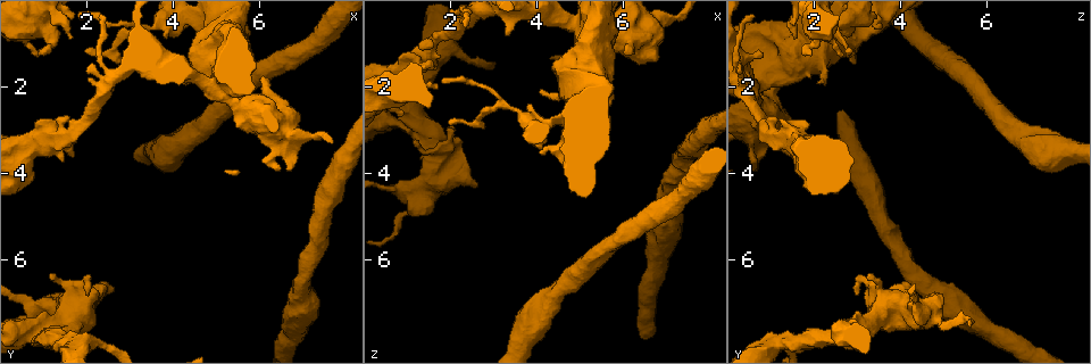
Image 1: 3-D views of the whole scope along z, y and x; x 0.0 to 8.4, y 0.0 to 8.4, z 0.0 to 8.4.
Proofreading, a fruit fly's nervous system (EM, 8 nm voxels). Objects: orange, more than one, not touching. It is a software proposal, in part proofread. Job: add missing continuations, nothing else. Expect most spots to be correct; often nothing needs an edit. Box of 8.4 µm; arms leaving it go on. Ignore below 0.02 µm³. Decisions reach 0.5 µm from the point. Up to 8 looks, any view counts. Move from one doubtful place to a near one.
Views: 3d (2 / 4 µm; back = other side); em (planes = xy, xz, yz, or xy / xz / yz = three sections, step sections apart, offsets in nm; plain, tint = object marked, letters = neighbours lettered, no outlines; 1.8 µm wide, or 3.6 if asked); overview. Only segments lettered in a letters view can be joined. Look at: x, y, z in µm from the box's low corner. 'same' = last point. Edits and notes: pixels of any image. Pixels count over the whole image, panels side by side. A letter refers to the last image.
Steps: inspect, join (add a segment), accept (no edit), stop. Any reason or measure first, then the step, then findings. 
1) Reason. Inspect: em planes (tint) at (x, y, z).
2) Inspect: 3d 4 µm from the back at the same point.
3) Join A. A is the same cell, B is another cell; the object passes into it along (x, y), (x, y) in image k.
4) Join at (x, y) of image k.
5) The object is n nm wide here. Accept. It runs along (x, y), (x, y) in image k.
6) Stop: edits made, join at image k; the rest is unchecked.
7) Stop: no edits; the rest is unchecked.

Inspect: 3d 2 µm at (1.50, 3.75, 1.60).

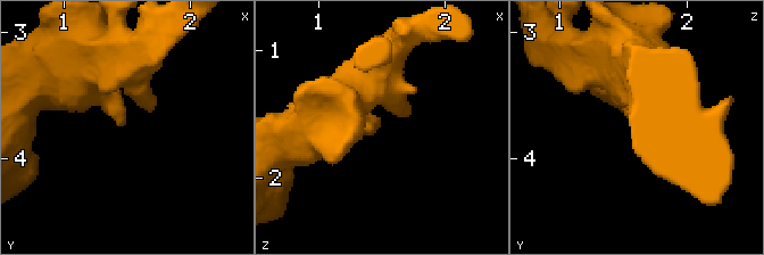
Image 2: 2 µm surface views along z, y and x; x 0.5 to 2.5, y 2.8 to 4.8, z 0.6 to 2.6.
Need the tissue. Inspect: em planes (plain) at (1.46, 3.72, 1.58).

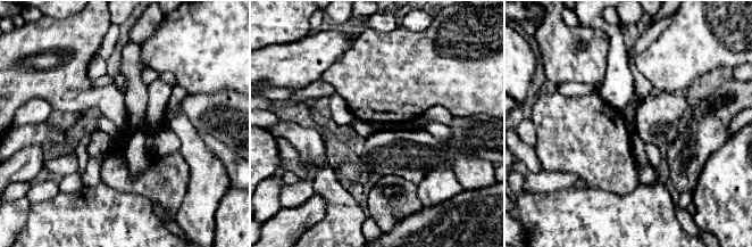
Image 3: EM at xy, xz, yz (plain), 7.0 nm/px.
What lies round it. Inspect: em planes (letters) at the same point.

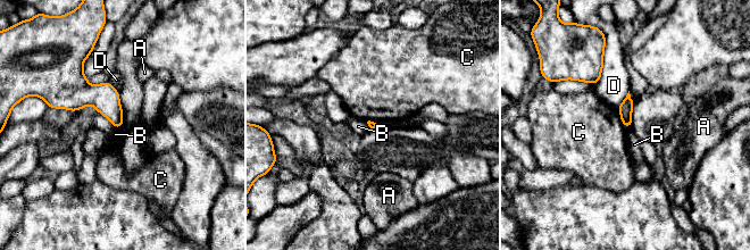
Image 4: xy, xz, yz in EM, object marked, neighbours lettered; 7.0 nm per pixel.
Accept. A, B, C and D are other cells; no lettered segment goes on from it.

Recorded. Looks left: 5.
An open end. Inspect: 3d 4 µm from the back at (4.00, 0.50, 3.55).

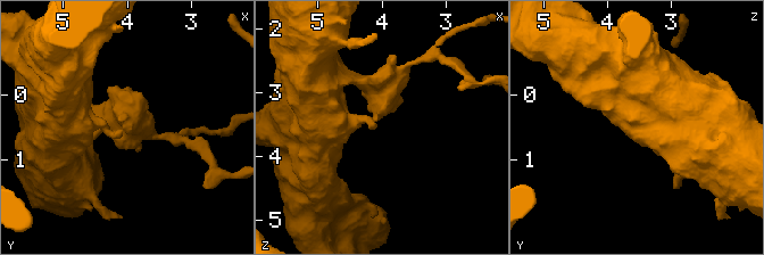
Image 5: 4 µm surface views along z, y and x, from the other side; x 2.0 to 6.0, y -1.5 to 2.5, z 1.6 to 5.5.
Now the EM. Inspect: em xy step 4 (letters) at (4.05, 0.50, 3.55).

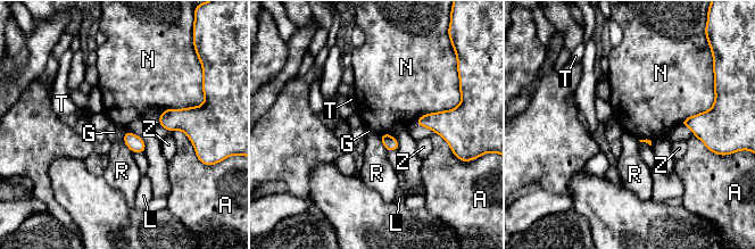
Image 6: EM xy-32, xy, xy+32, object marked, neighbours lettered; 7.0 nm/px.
Inspect: em planes (letters) at the same point.

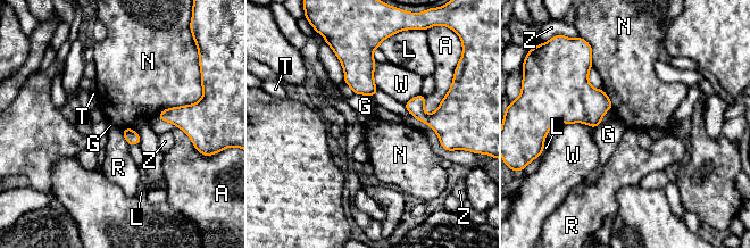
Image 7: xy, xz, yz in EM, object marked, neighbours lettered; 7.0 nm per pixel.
Accept. A, G, L, N, R, T, W and Z are other cells; a border runs along (194, 102), (165, 108), (157, 117) in image 7; none of them fits.

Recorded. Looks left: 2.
Free end. Inspect: 3d 2 µm at (2.60, 6.75, 4.30).

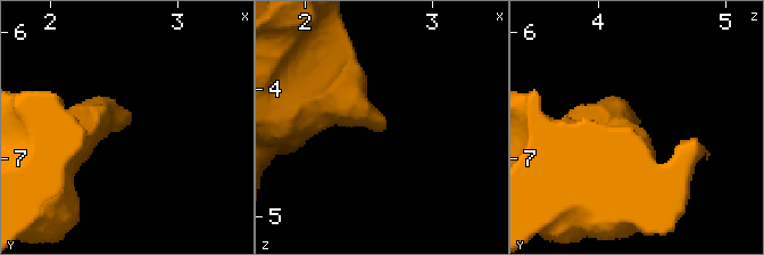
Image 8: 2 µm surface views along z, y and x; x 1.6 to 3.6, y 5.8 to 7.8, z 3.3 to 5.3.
Now the EM. Inspect: em planes (letters) at (2.60, 6.70, 4.30).

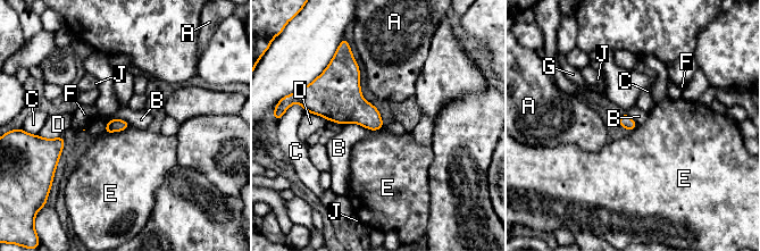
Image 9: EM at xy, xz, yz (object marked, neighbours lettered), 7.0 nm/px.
Accept. A, B, C, D, E, F, G and J are other cells; no lettered segment goes on from it.

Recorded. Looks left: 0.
Stop: no edits; the rest is unchecked.

